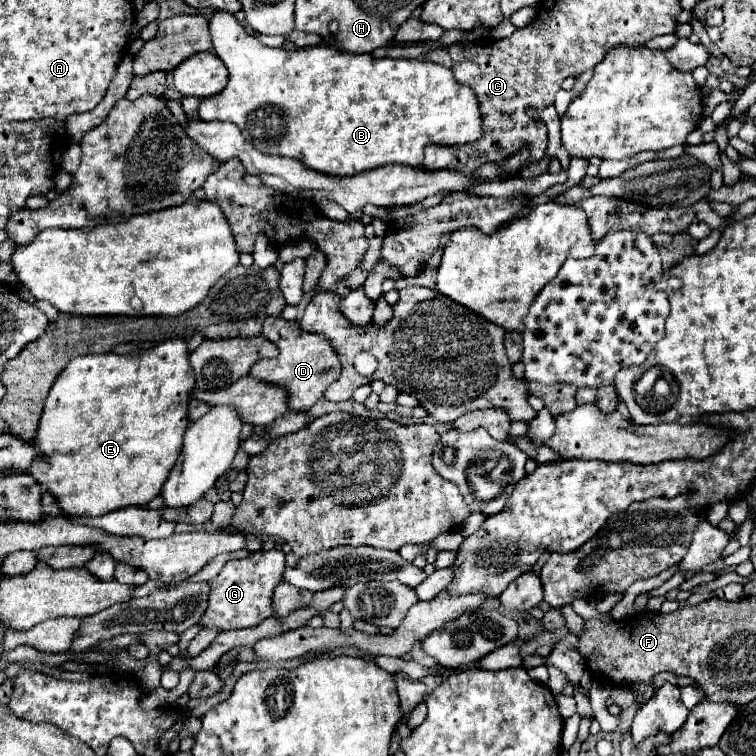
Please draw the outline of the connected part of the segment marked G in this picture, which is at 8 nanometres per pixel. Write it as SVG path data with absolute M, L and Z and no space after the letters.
M282 549L272 551L254 551L244 559L228 561L220 575L212 579L212 593L206 613L200 619L202 627L220 627L222 631L234 627L254 627L260 621L272 617L272 591L282 581L286 569Z

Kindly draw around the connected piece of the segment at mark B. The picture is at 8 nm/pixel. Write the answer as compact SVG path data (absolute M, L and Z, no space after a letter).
M218 11L212 19L210 19L210 33L212 33L212 43L214 43L214 53L224 61L224 65L228 67L228 85L224 87L224 91L220 91L214 97L202 99L200 107L198 107L198 117L202 121L230 121L234 123L242 135L258 149L270 155L280 155L280 157L292 157L296 161L300 161L304 167L324 173L324 175L336 175L336 177L352 177L358 175L360 171L368 171L372 167L382 167L386 163L402 163L402 165L410 165L410 167L420 167L422 159L424 159L424 147L428 143L436 143L436 145L464 145L464 143L472 143L478 141L482 137L482 115L478 109L478 99L476 95L466 87L456 83L452 71L448 67L442 67L438 63L432 61L418 61L418 59L374 59L368 53L362 55L352 55L352 53L344 53L344 51L336 51L332 47L326 45L316 45L316 47L304 47L304 49L296 49L296 51L286 51L286 49L270 49L266 45L262 45L256 37L248 35L244 25L230 13Z

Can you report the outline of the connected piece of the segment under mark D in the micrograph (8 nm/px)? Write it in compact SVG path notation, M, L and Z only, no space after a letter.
M282 317L264 319L262 335L278 345L280 355L276 359L262 359L252 369L250 375L262 383L280 385L288 391L288 411L302 413L308 411L326 391L330 383L340 377L340 361L330 343L316 333L306 333L296 321L286 321Z

